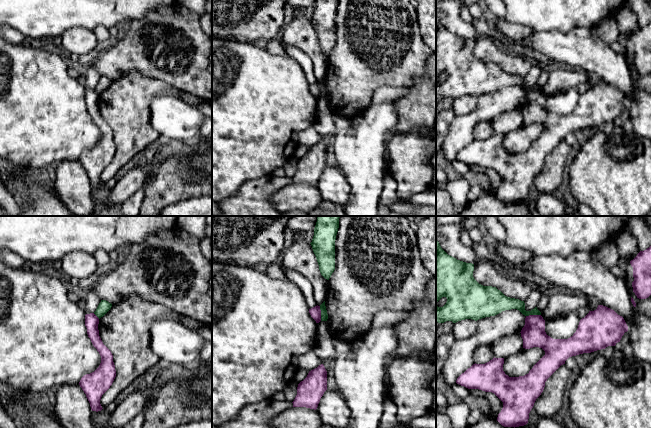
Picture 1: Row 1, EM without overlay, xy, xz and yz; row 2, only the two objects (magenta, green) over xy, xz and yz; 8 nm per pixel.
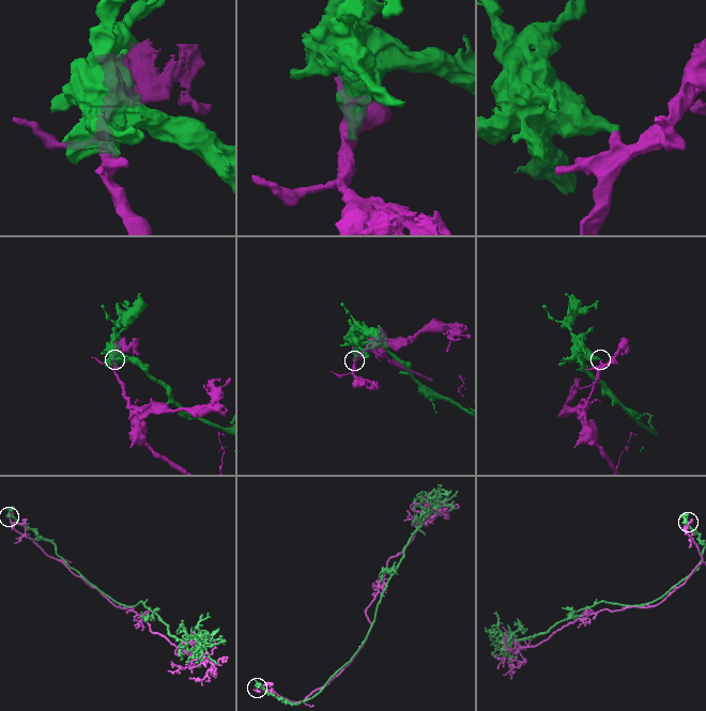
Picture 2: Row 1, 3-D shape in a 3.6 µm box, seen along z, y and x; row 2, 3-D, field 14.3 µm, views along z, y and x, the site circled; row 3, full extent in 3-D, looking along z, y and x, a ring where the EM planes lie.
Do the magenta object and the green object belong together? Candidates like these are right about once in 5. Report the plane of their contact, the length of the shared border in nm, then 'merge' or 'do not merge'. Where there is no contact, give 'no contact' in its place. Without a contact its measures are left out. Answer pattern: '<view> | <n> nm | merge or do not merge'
xz | 120 nm | do not merge

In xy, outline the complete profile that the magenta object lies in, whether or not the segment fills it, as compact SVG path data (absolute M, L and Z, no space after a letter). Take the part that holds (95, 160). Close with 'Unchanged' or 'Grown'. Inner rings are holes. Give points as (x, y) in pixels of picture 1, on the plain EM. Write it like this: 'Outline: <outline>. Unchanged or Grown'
Outline: M94 89L85 91L87 110L101 132L101 139L94 148L84 151L79 158L90 179L91 186L96 188L103 185L100 180L101 173L116 153L113 131L99 112L98 100L99 94Z. Unchanged

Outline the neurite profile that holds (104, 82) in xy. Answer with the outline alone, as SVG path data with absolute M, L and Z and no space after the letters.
M101 76L94 90L100 95L111 85L111 83L111 79L106 76Z

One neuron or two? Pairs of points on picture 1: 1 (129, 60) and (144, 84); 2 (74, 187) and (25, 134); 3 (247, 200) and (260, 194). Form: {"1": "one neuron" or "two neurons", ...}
{"1": "two neurons", "2": "two neurons", "3": "one neuron"}

